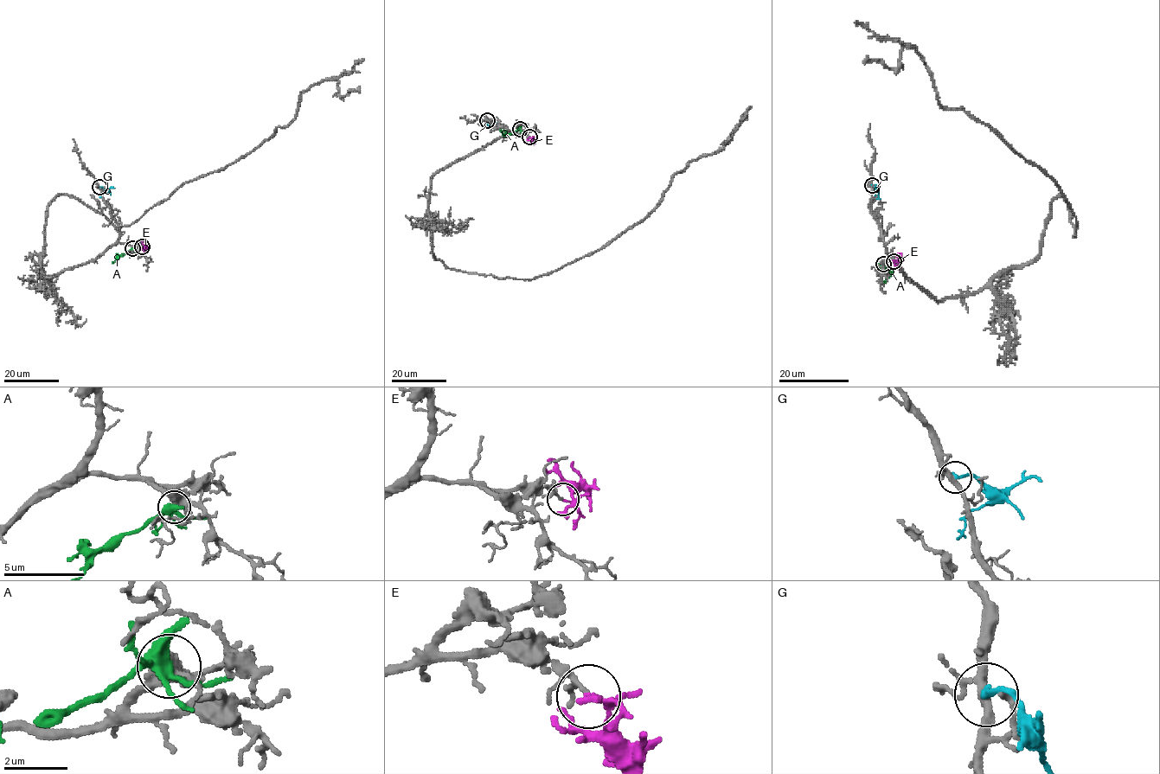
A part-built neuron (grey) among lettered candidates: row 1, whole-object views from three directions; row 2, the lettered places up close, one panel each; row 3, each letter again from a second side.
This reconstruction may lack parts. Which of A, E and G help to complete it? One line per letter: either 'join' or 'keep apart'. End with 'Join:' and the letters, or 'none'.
A: keep apart
E: keep apart
G: keep apart
Join: none

